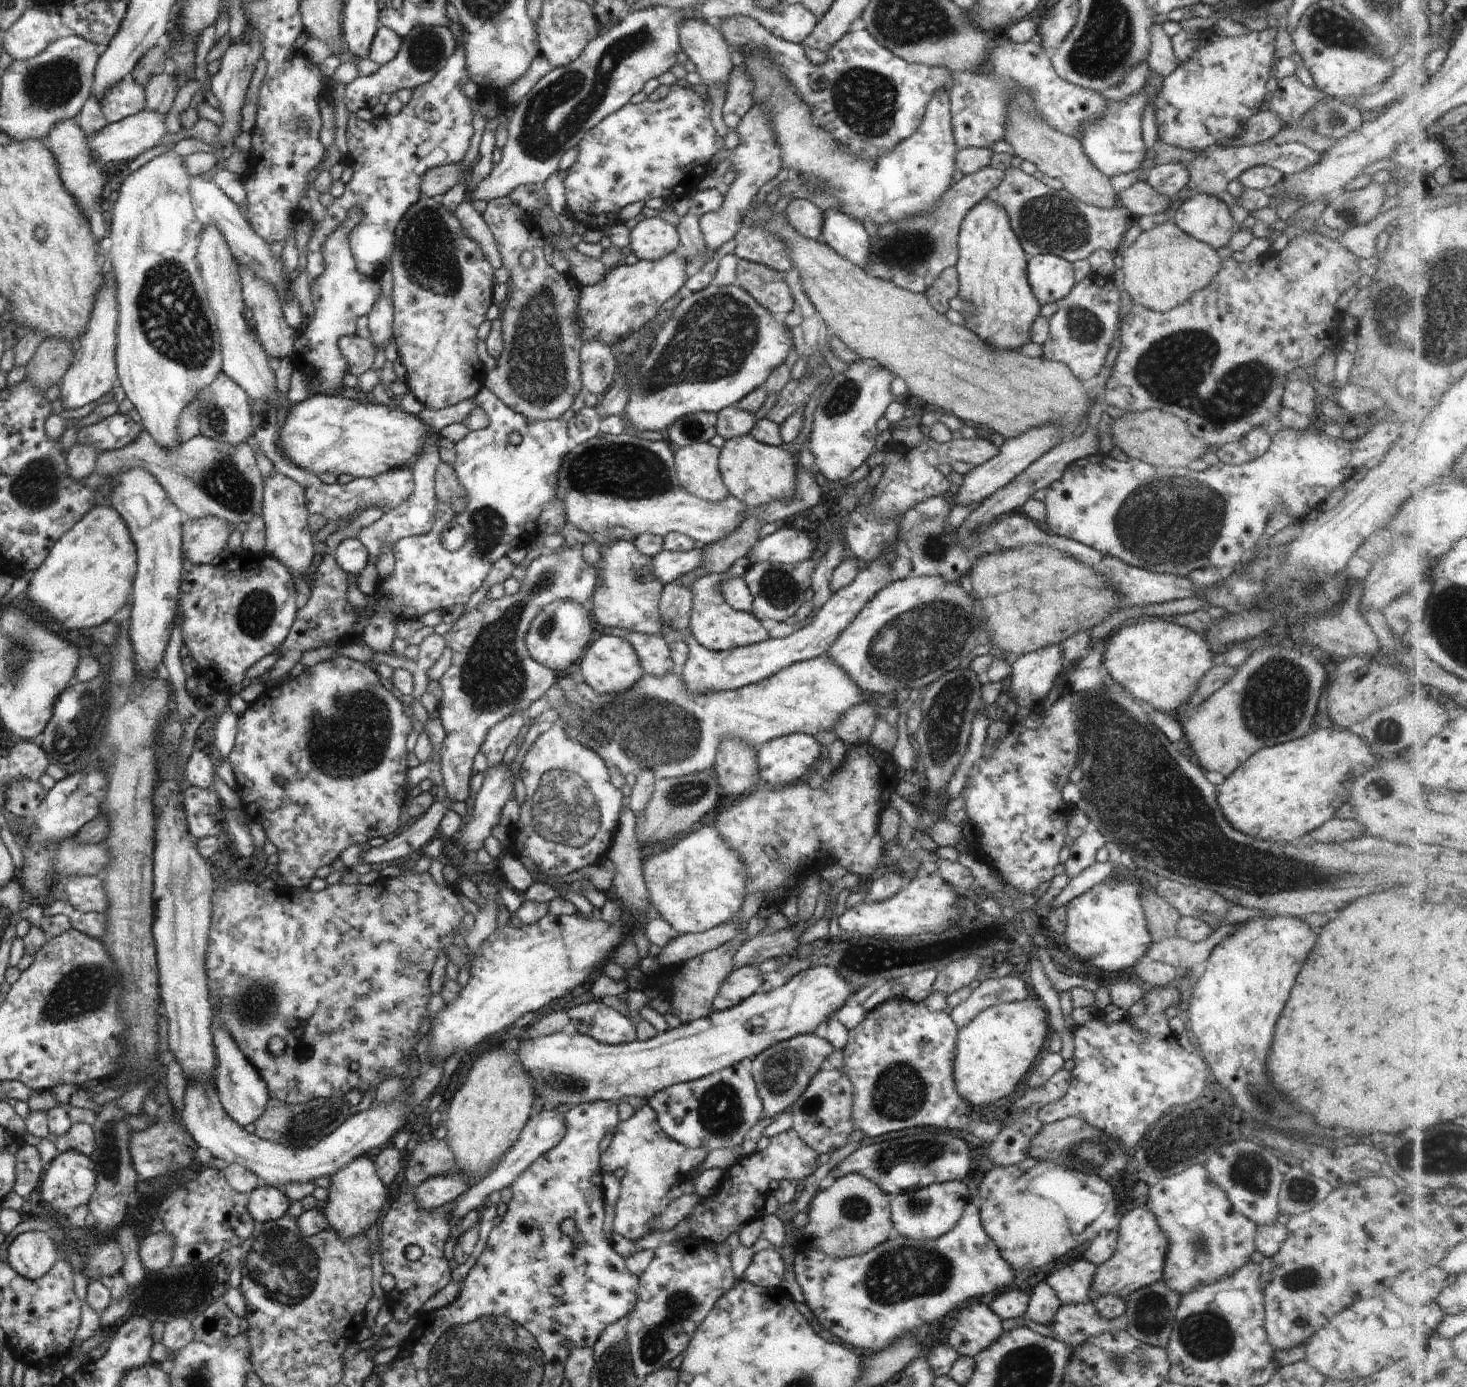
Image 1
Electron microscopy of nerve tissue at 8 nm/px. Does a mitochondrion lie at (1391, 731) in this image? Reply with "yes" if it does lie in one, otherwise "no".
yes

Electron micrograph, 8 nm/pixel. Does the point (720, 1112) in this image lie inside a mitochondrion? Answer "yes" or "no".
yes

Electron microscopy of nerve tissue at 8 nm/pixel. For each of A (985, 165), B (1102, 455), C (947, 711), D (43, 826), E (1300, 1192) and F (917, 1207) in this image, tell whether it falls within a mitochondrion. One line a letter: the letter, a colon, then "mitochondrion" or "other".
A: other
B: other
C: mitochondrion
D: other
E: mitochondrion
F: mitochondrion

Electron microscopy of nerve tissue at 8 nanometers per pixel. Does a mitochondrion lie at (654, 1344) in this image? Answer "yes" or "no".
yes

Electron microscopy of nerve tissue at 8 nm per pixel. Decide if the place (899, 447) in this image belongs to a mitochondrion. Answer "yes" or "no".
no

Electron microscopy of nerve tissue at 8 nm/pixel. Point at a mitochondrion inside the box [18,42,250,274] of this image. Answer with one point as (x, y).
(52, 85)

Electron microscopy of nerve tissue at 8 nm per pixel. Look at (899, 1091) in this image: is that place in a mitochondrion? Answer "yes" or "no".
yes

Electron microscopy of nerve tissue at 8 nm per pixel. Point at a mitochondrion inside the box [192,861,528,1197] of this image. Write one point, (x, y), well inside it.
(254, 1004)

